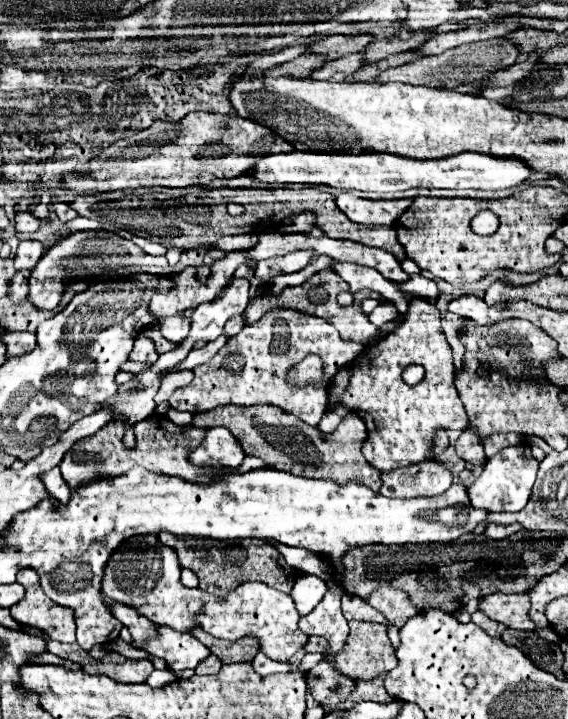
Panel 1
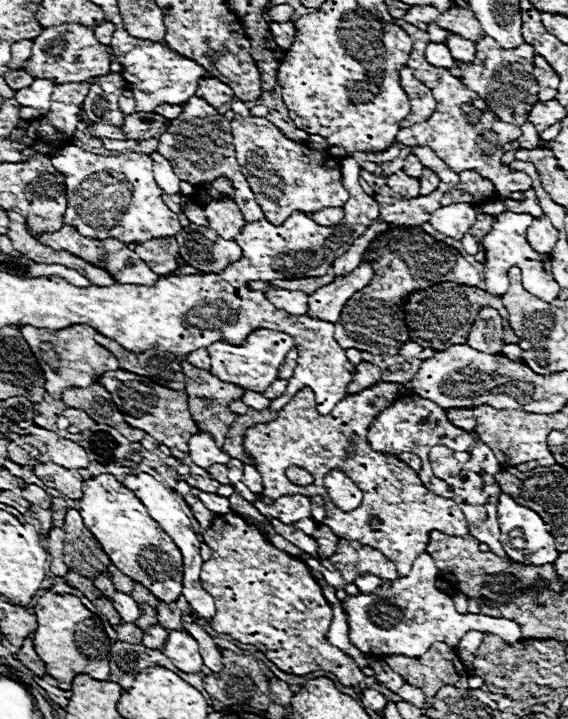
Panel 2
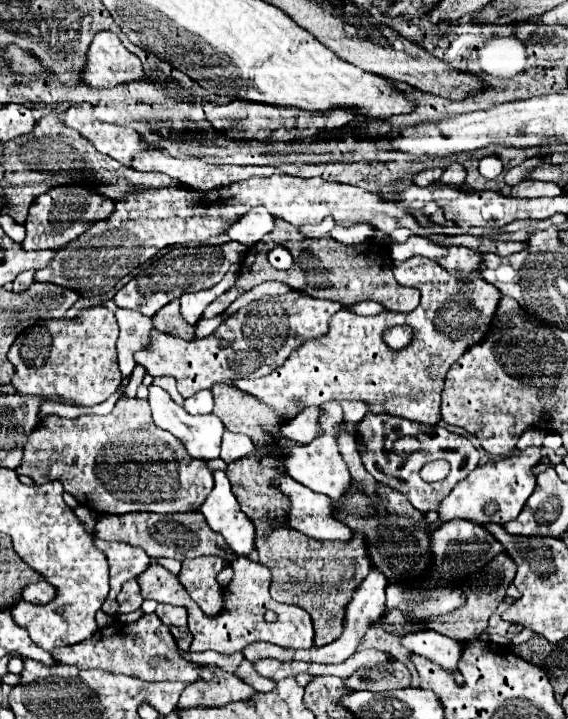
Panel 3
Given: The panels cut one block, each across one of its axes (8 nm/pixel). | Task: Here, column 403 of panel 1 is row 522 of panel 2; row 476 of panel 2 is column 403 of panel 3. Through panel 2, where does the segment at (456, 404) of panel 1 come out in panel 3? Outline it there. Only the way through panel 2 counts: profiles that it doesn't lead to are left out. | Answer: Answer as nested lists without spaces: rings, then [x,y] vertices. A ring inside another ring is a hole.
[[[414,256],[410,260],[394,264],[392,272],[400,286],[420,290],[420,304],[412,312],[402,314],[386,310],[378,316],[358,316],[352,310],[342,308],[330,318],[330,328],[326,336],[302,344],[302,348],[294,350],[290,358],[280,368],[276,368],[276,372],[258,380],[238,380],[234,386],[270,406],[284,422],[290,422],[304,408],[320,406],[328,400],[362,400],[368,404],[368,412],[372,414],[390,414],[432,426],[432,418],[440,418],[440,392],[448,368],[464,354],[464,350],[482,342],[482,336],[486,336],[490,328],[490,318],[494,316],[494,310],[498,306],[500,292],[492,284],[484,282],[478,274],[470,276],[468,282],[460,282],[444,268],[440,268],[440,264],[422,256]],[[398,324],[408,324],[414,328],[412,344],[400,352],[390,350],[382,340],[382,332]]]

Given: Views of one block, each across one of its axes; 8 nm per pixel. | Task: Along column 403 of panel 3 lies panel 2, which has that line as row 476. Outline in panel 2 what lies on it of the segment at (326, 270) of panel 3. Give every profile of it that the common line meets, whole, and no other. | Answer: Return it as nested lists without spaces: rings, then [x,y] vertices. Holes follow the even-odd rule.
[[[290,466],[286,470],[286,478],[296,486],[310,486],[312,484],[312,474],[308,474],[306,470],[302,470],[298,466]]]

